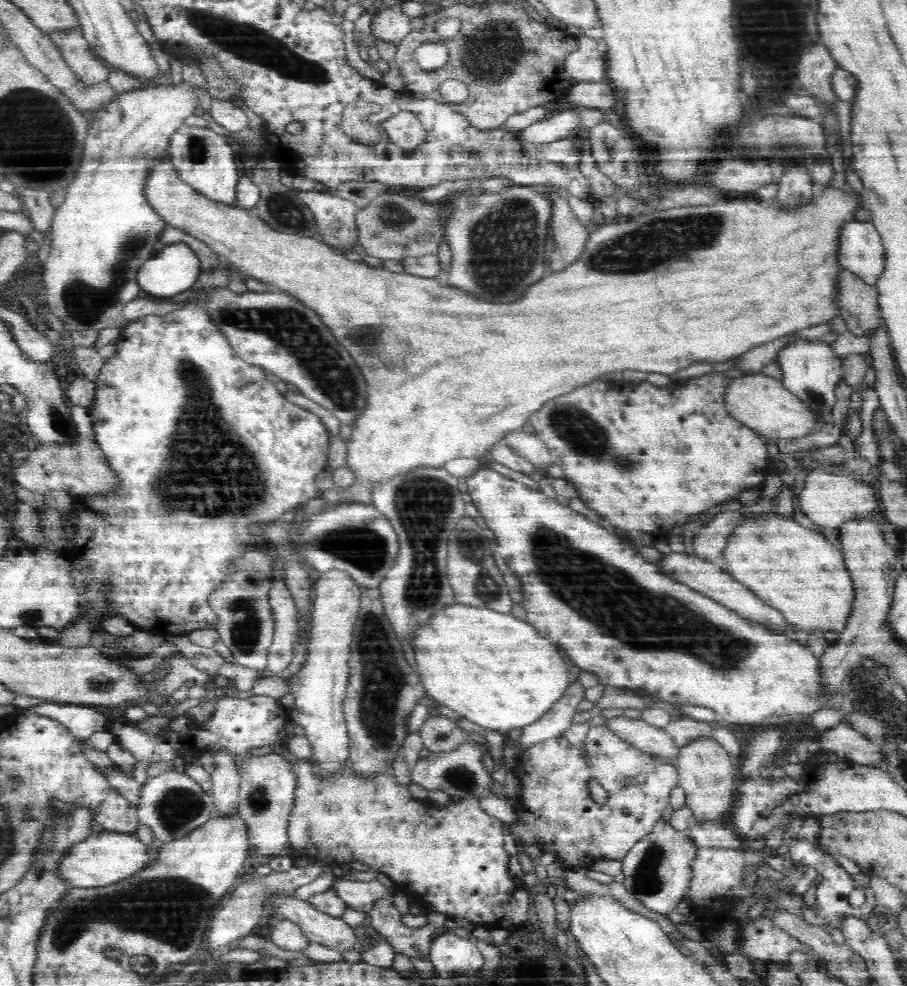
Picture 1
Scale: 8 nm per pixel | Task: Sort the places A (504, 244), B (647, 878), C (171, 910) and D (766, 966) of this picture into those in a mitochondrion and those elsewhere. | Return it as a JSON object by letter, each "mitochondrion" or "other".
{"A":"mitochondrion","B":"mitochondrion","C":"mitochondrion","D":"other"}

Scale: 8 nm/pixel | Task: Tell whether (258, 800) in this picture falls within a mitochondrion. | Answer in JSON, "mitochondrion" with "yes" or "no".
{"mitochondrion":"yes"}

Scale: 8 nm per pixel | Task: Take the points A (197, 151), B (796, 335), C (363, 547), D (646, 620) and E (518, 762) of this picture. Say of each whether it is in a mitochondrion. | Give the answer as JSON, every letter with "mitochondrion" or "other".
{"A":"mitochondrion","B":"other","C":"mitochondrion","D":"mitochondrion","E":"other"}

